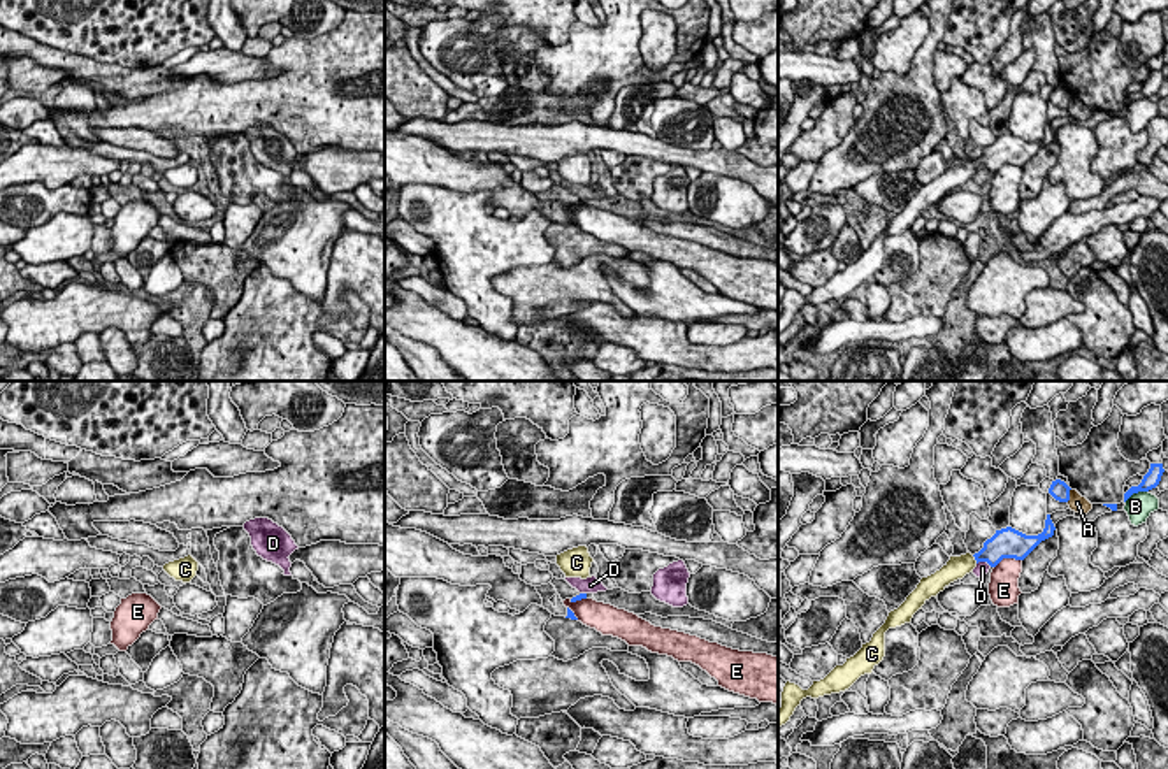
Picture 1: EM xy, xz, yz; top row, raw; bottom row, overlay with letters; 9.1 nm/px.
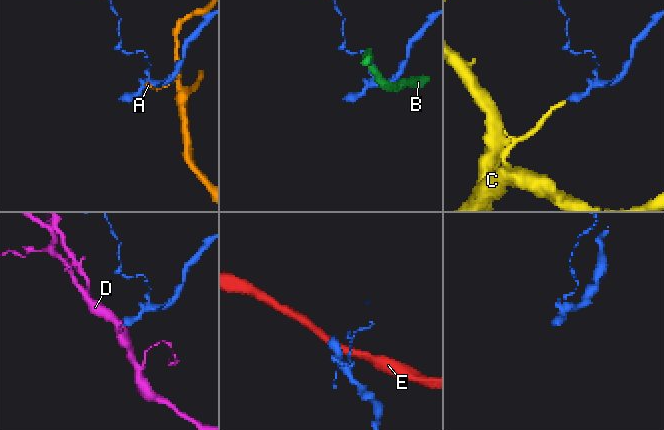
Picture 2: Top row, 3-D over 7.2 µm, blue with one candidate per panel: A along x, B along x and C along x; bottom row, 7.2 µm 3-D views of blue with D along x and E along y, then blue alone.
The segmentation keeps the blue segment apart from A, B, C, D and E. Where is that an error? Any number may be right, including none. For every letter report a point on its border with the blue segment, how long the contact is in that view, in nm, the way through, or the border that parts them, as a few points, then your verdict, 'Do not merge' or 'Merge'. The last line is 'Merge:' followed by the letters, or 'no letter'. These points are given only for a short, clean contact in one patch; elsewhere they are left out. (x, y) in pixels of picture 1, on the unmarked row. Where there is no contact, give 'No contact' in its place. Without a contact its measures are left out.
A: Touches blue at yz (1068, 102). Shared border 130 nm. Do not merge
B: Touches blue at yz (1135, 99). Shared border 260 nm. Do not merge
C: Touches blue at yz (975, 165). Shared border 100 nm. Path across: yz (996, 155), (975, 165), (958, 174). Merge
D: Touches blue at yz (984, 167). Shared border 150 nm. Boundary: yz (977, 169), (991, 172). Do not merge
E: Touches blue at yz (1007, 164). Shared border 260 nm. Do not merge
Merge: C

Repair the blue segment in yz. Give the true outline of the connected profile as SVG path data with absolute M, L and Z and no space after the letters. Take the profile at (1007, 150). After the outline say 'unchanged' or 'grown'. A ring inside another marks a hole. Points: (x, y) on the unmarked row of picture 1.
M1047 121L1045 135L1038 142L1026 142L1012 133L996 137L996 140L984 149L984 155L971 162L950 163L950 167L934 181L922 184L917 195L906 204L906 207L889 219L885 230L873 241L871 248L843 272L836 272L824 286L813 288L808 297L787 288L782 298L782 314L778 316L778 337L794 321L803 305L818 305L831 300L848 297L861 283L871 281L873 276L885 263L885 239L889 235L910 230L913 221L922 212L943 198L950 190L963 186L973 179L978 169L987 169L996 174L1003 165L1024 167L1042 147L1054 142L1054 130Z; grown

